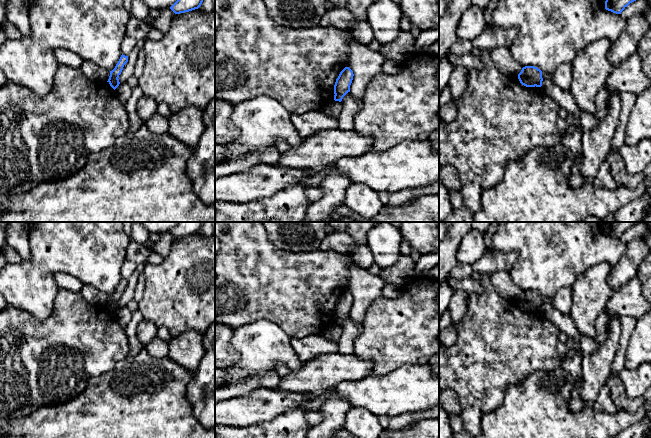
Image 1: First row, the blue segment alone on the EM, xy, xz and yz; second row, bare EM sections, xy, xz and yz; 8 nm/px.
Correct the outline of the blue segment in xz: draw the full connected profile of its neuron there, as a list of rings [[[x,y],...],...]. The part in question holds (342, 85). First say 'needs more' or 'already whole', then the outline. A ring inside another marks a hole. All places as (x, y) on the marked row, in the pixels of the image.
already whole | [[[345,67],[339,74],[334,85],[334,100],[341,102],[343,97],[350,92],[350,85],[353,80],[353,71]]]

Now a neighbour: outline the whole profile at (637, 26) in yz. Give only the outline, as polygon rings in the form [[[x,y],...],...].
[[[643,14],[625,20],[625,28],[611,45],[609,59],[612,67],[620,65],[637,52],[639,41],[648,30],[649,22]]]

